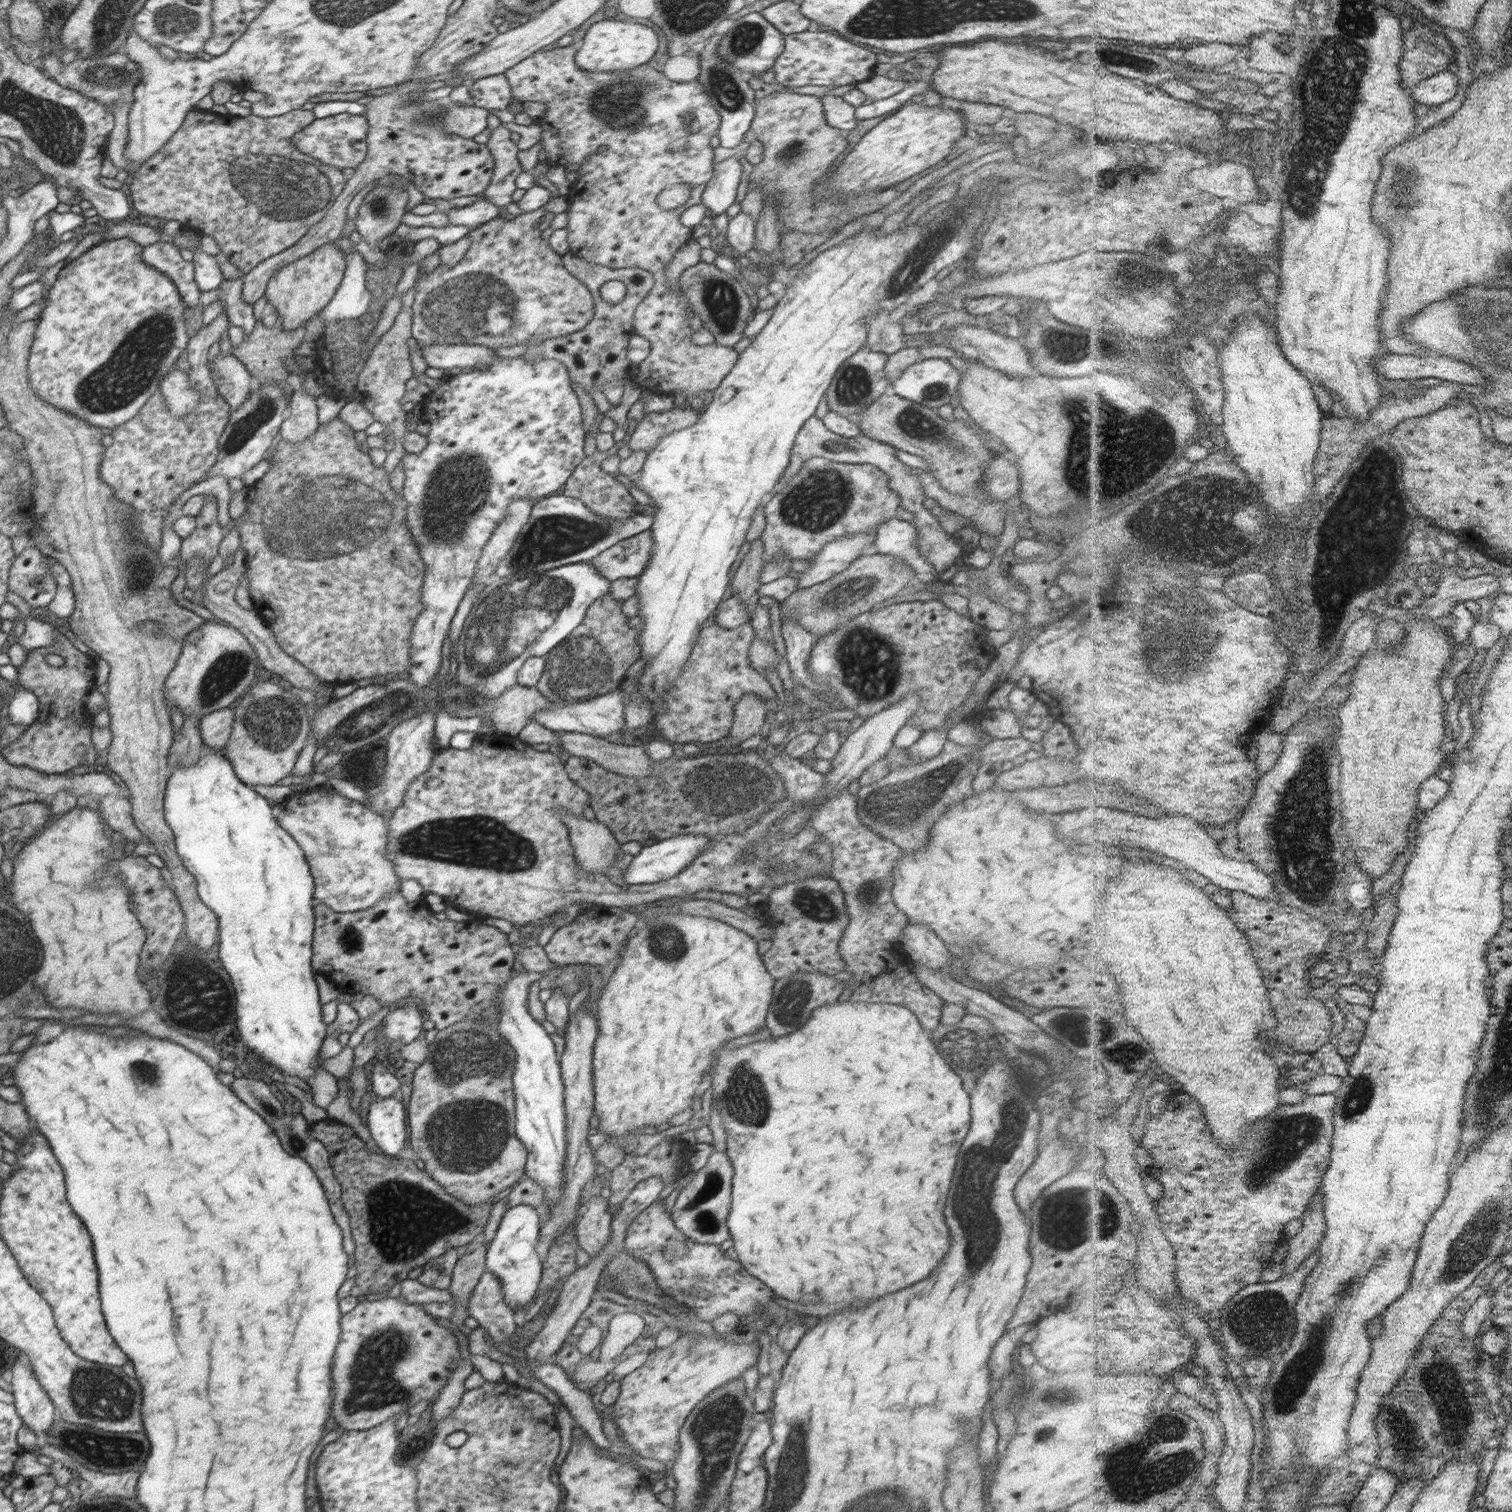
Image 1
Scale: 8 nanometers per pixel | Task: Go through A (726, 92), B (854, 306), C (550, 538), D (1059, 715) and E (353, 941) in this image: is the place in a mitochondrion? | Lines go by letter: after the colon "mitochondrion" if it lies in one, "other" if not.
A: mitochondrion
B: other
C: mitochondrion
D: other
E: mitochondrion

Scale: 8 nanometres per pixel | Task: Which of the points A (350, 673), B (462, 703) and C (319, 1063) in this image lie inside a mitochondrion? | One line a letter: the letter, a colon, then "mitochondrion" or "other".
A: other
B: mitochondrion
C: other

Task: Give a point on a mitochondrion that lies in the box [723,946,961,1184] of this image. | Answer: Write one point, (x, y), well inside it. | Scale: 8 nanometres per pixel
(792, 1001)

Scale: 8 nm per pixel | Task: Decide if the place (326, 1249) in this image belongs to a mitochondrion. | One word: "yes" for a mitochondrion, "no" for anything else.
no

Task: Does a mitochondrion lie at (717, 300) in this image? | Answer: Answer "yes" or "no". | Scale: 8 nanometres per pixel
yes

